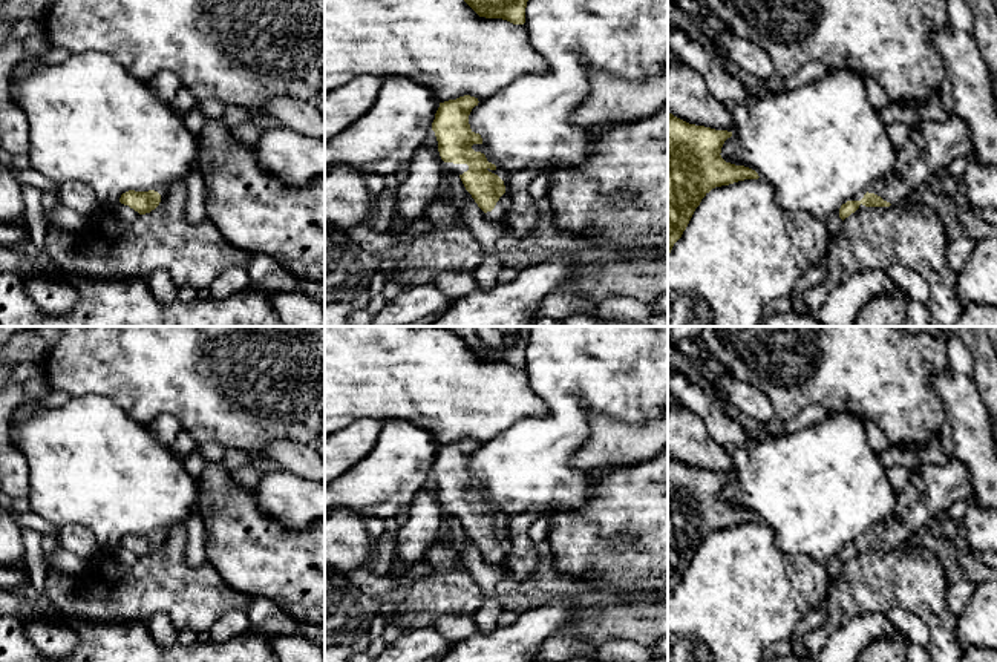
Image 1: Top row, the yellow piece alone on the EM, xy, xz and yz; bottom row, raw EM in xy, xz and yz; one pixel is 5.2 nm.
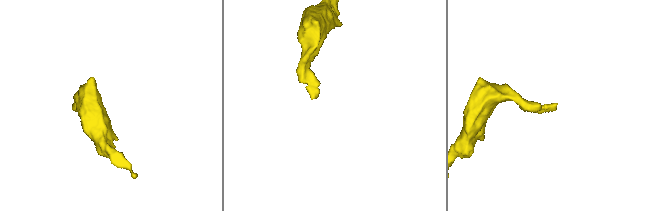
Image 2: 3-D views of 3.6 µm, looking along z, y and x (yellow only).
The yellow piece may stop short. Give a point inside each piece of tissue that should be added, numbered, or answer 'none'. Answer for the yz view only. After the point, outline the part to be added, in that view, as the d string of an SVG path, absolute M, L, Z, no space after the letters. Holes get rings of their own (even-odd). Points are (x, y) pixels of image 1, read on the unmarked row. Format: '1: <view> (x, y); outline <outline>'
1: yz (933, 491); outline M957 457L945 464L925 464L896 495L894 515L870 529L868 536L894 547L905 544L930 519L946 513L957 501L972 501L966 467Z

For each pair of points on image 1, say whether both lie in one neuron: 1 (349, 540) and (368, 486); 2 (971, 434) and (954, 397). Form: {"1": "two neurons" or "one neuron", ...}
{"1": "two neurons", "2": "one neuron"}

